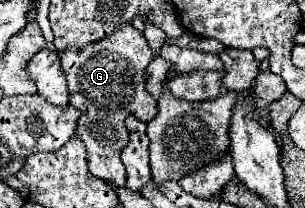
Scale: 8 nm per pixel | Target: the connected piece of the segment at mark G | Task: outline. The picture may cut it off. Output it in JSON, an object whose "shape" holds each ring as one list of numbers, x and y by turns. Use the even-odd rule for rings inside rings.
{"shape":[[130,23,120,25,116,33,104,37,104,41,96,41,96,45,64,49,62,53,70,105,76,105,82,113,76,135,86,145,90,173,112,187,126,187,126,171,120,153,128,145,130,131,124,121,132,115,148,123,156,115,156,99,146,91,146,67,152,57,154,51,148,47,148,41]]}

